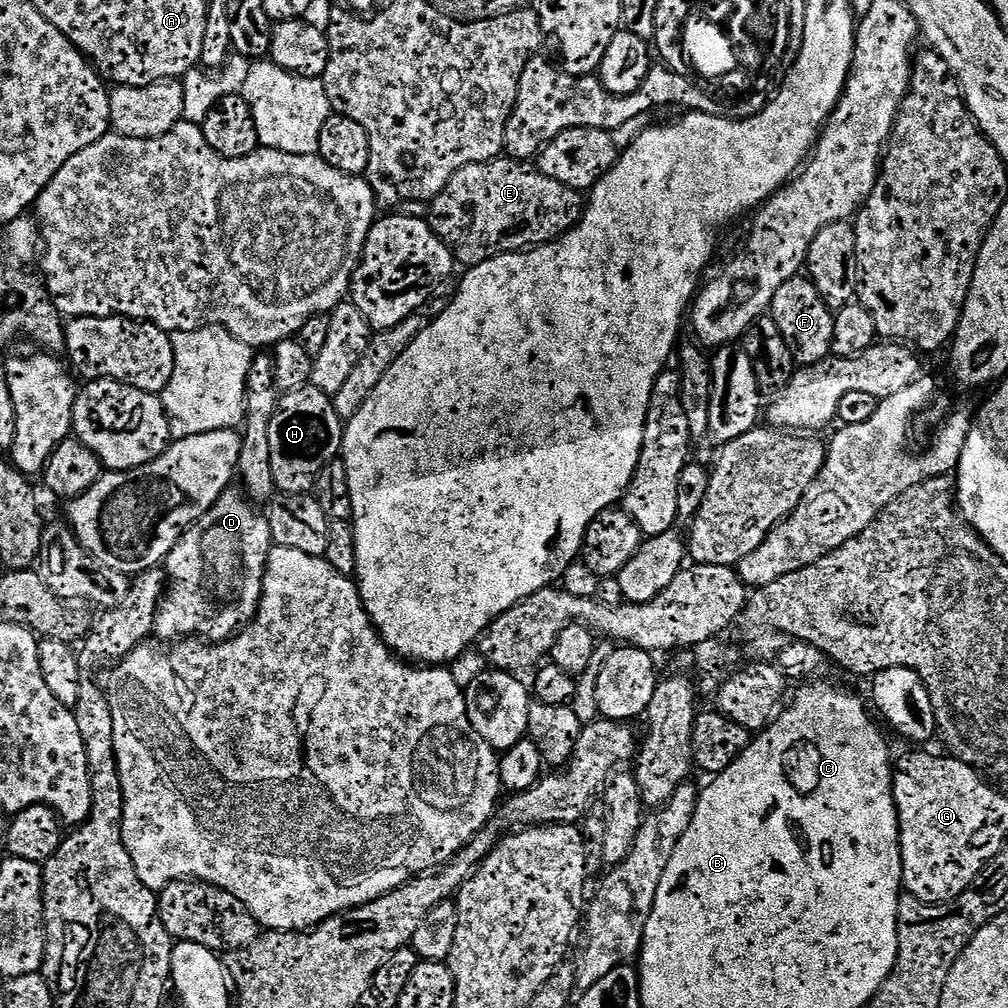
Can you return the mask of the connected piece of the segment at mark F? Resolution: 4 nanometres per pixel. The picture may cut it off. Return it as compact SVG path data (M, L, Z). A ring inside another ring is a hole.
M792 274L778 286L778 290L772 294L770 305L770 315L772 321L782 330L782 338L788 344L792 351L792 359L797 365L807 366L810 364L819 364L821 360L829 359L832 351L832 339L834 338L834 312L829 308L826 301L820 297L818 290L812 285L811 280L804 274Z

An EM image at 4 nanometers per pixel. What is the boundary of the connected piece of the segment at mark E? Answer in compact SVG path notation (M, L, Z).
M511 158L456 169L430 203L428 223L439 240L456 250L496 244L515 232L520 232L524 240L532 240L528 242L544 242L551 236L559 238L579 223L586 207L585 197L577 189L554 182L554 178L546 178L535 167Z

